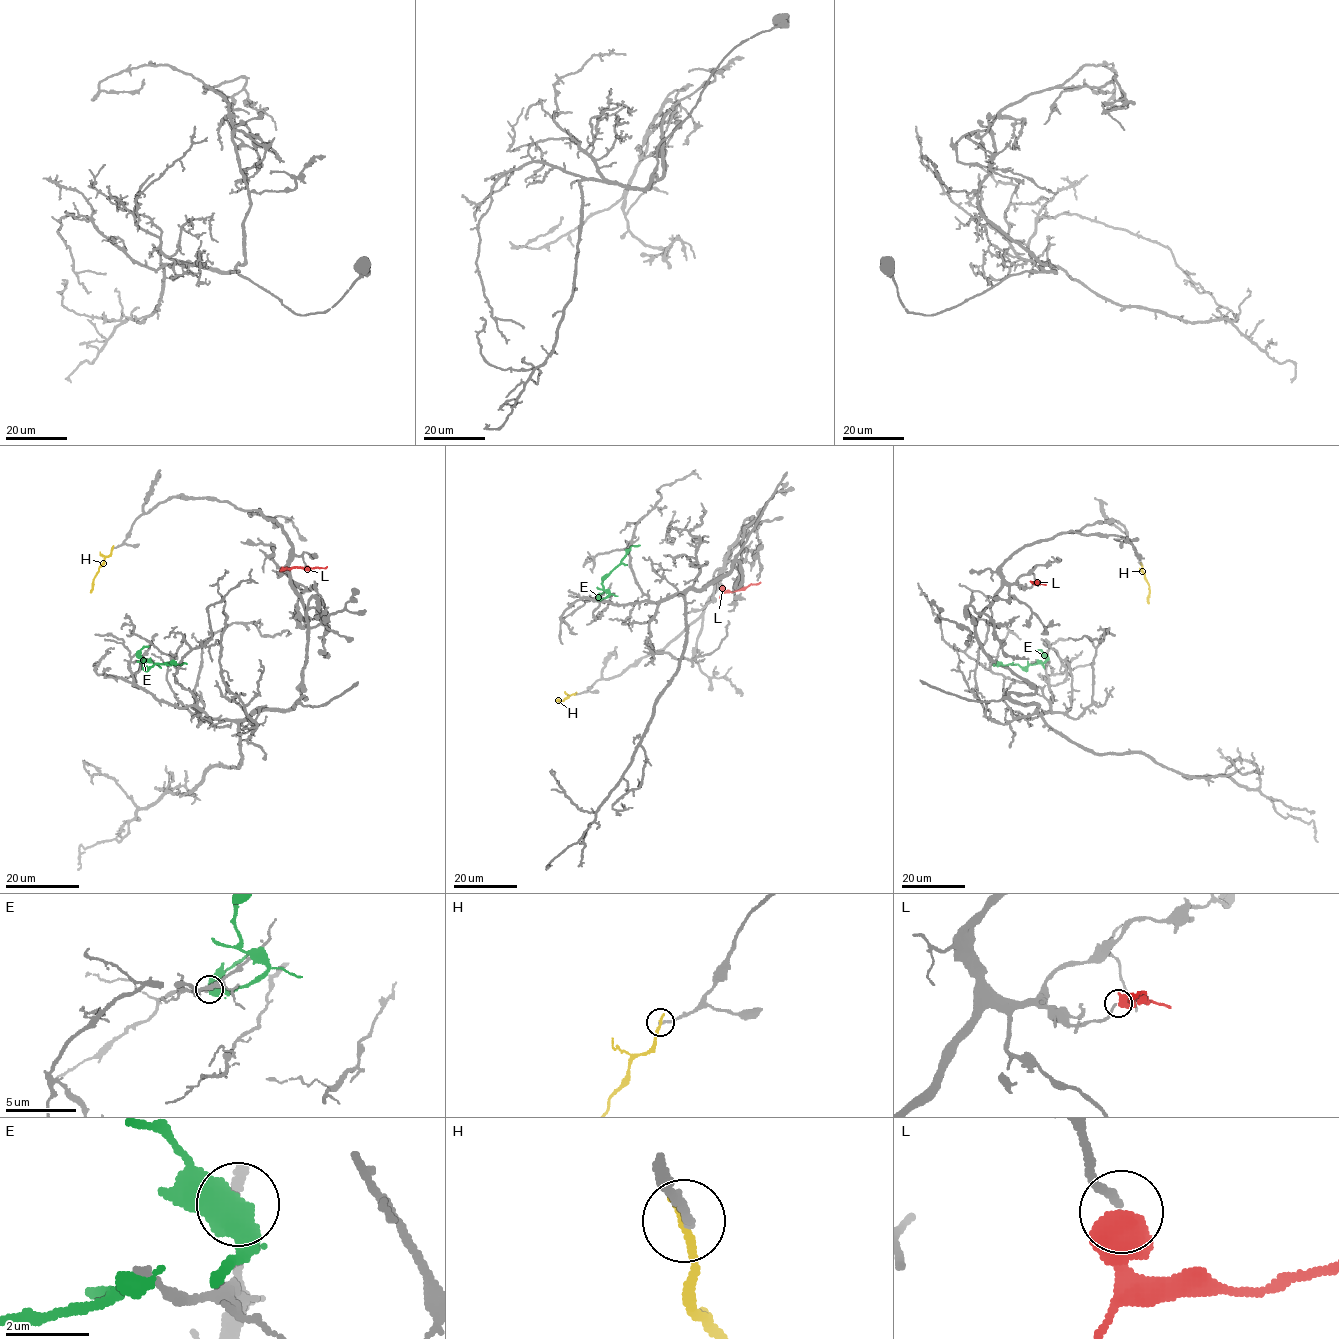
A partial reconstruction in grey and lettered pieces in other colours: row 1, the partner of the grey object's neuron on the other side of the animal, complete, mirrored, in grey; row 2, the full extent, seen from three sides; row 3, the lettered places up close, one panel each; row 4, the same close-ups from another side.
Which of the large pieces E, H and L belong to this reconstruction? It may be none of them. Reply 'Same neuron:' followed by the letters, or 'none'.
Same neuron: L

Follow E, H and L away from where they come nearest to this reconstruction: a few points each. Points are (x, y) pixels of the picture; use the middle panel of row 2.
E: (596, 599), (609, 594), (602, 581), (621, 562), (631, 546), (640, 545)
H: (575, 693), (556, 701)
L: (722, 585), (724, 591), (735, 592), (760, 582)

